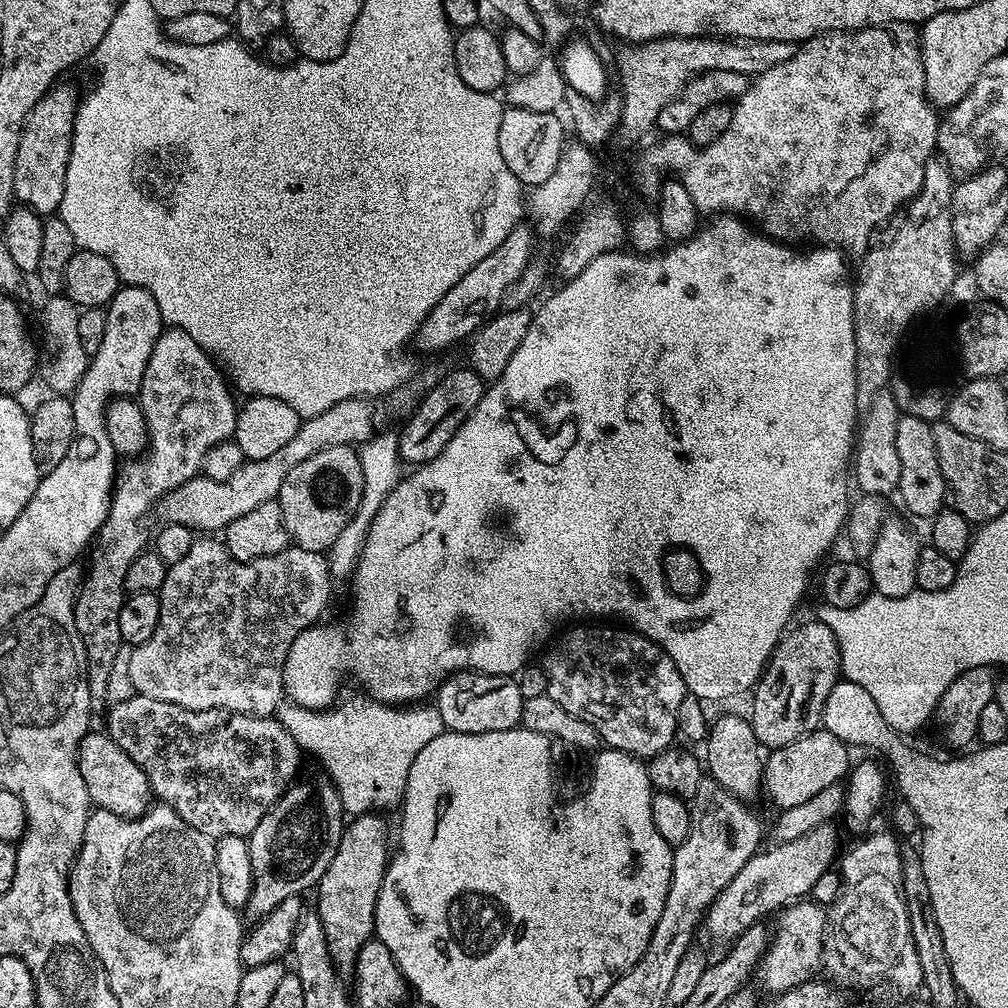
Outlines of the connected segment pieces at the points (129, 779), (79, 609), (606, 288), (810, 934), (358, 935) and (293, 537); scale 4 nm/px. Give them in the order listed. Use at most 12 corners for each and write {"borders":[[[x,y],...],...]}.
{"borders":[[[105,731],[79,746],[93,807],[135,820],[148,811],[145,771]],[[165,327],[138,393],[146,451],[116,473],[76,595],[93,697],[122,646],[144,516],[236,434],[217,361]],[[716,214],[596,256],[382,502],[408,706],[617,616],[755,689],[845,527],[853,285]],[[804,898],[775,920],[758,980],[768,994],[813,979],[826,912]],[[347,821],[314,889],[332,963],[353,975],[376,930],[388,824]],[[352,446],[294,466],[278,497],[288,539],[327,553],[362,502]]]}

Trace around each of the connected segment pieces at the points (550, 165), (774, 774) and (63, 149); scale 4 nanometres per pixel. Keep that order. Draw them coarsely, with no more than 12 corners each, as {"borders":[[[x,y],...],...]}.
{"borders":[[[505,107],[498,150],[521,185],[554,174],[556,112]],[[817,730],[764,762],[777,809],[801,805],[850,771],[849,745]],[[64,83],[30,110],[16,200],[44,218],[66,190],[78,95]]]}

